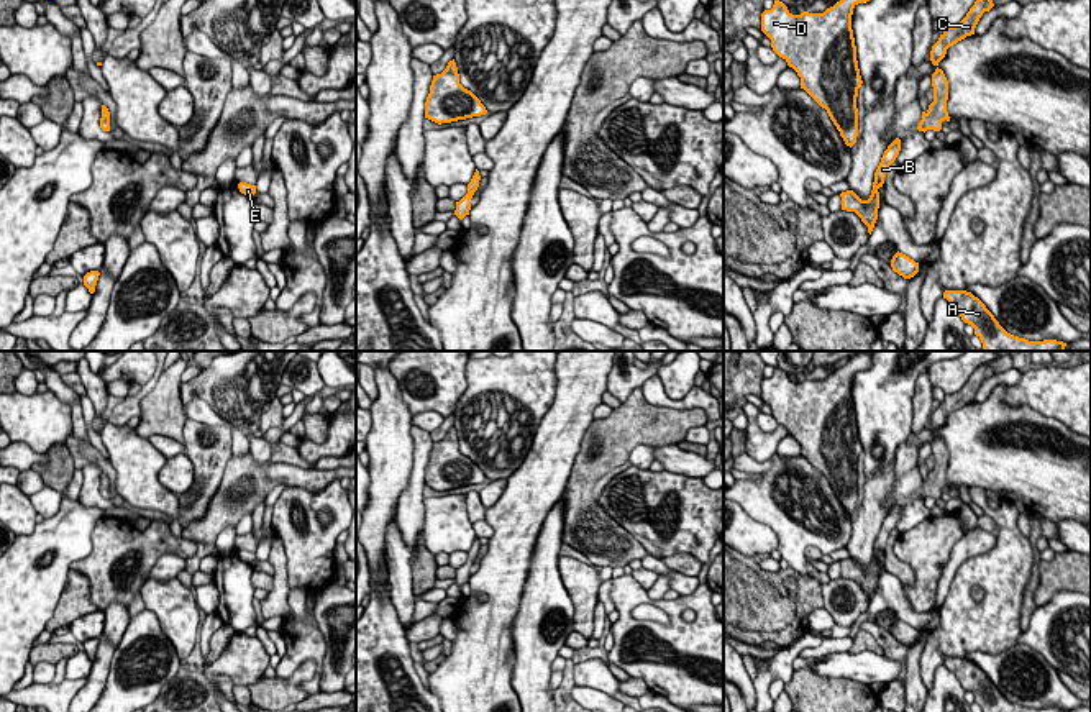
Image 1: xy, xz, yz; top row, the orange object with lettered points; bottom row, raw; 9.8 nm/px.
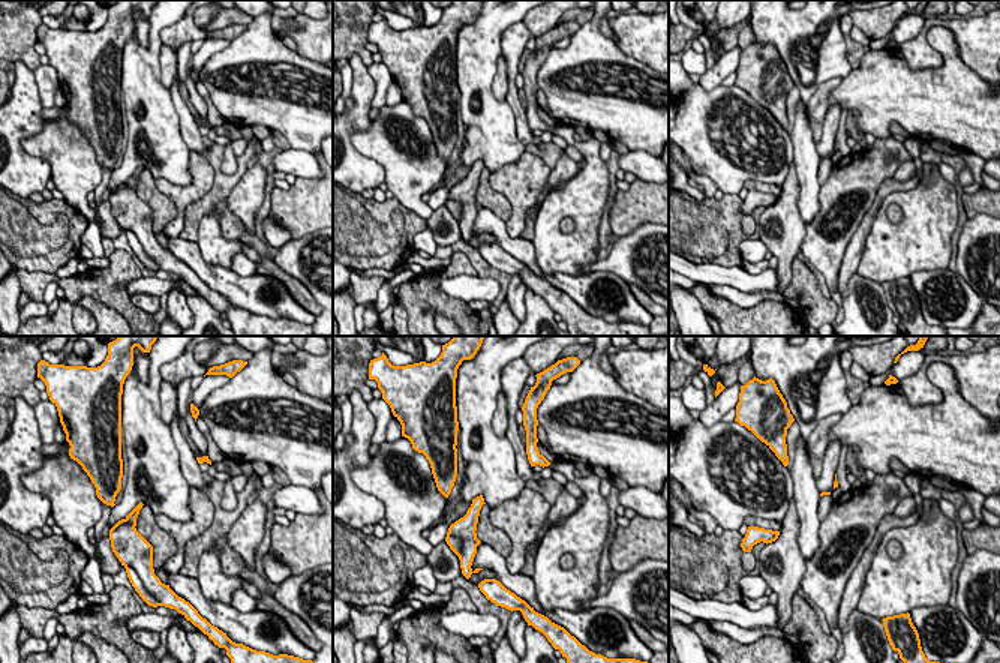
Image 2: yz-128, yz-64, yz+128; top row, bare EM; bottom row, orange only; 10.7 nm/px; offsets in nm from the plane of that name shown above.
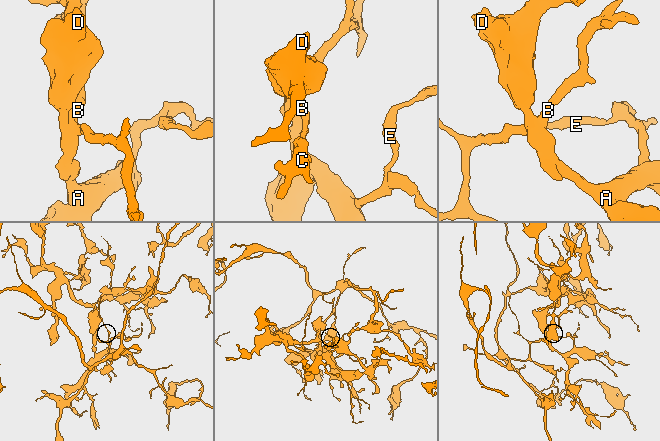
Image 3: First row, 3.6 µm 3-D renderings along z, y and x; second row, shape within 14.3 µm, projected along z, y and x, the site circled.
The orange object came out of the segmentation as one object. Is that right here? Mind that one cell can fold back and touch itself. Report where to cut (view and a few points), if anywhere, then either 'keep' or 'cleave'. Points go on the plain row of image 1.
cut in yz along (926, 481), (940, 496); cleave

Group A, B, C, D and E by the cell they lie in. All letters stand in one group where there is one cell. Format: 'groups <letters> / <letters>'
groups A C D E / B

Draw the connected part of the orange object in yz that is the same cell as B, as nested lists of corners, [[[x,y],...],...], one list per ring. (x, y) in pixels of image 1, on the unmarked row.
[[[896,505],[888,517],[884,518],[881,530],[874,540],[873,558],[868,568],[861,568],[853,558],[842,559],[842,577],[855,579],[861,589],[868,594],[868,600],[871,602],[874,591],[878,587],[879,576],[879,559],[883,555],[886,540],[889,533],[896,528],[901,518],[901,507]]]

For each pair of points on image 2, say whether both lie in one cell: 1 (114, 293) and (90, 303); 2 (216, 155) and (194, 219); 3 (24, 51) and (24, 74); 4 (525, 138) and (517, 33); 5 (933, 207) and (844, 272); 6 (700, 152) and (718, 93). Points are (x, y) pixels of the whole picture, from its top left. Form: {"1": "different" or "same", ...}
{"1": "different", "2": "same", "3": "different", "4": "same", "5": "different", "6": "same"}

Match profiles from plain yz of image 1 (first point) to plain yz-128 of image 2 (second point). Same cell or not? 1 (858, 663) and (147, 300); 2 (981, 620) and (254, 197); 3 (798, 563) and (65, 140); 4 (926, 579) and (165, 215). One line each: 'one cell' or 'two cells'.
1: two cells
2: one cell
3: one cell
4: two cells

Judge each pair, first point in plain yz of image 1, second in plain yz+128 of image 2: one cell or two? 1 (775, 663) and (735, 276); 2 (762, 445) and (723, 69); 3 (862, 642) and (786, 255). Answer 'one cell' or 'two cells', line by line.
1: two cells
2: one cell
3: two cells

